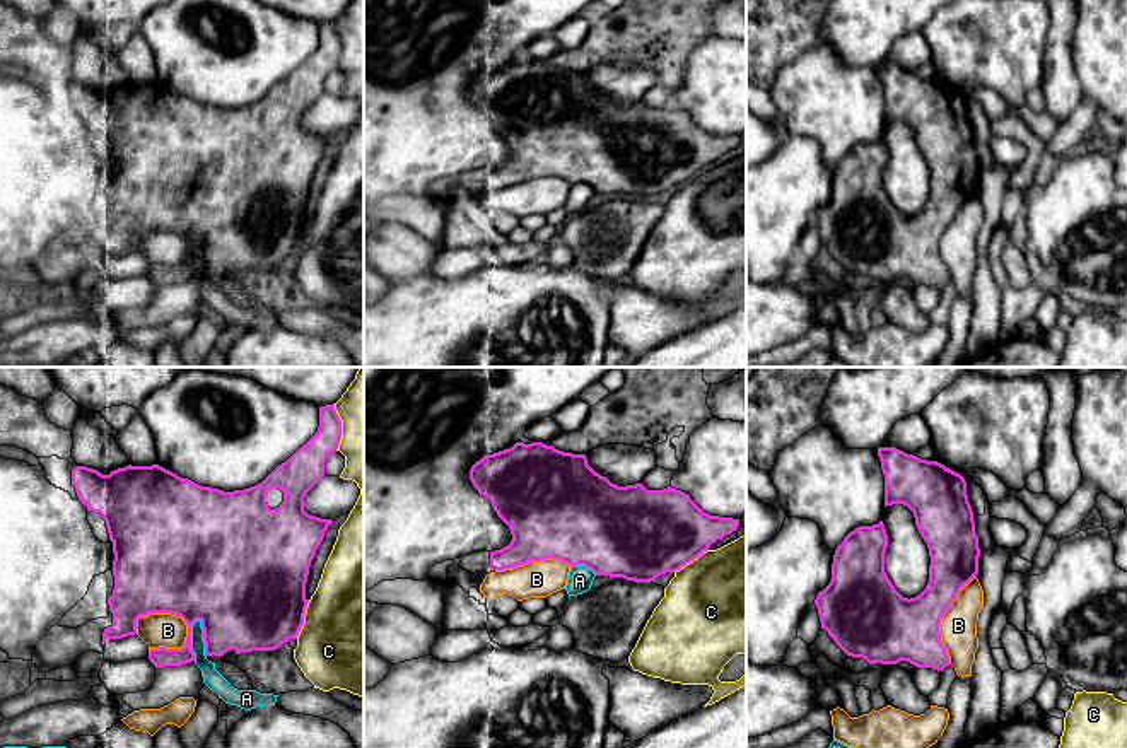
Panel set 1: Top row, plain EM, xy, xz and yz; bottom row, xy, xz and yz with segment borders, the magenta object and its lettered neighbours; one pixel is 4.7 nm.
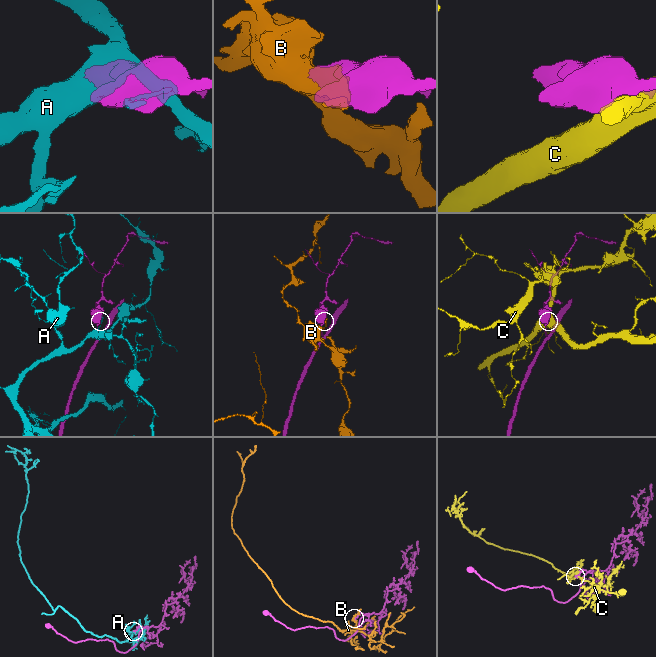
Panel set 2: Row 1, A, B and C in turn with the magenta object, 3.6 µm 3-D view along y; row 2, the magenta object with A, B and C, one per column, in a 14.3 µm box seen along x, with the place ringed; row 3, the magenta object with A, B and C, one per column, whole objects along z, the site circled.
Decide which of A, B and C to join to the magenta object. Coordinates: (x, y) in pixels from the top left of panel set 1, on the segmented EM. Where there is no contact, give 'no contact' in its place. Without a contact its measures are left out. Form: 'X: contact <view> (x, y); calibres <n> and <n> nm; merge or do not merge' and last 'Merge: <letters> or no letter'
A: contact xy (190, 639); calibres 340 and 90 nm; do not merge
B: contact xy (173, 613); calibres 500 and 160 nm; do not merge
C: contact xy (303, 619); calibres 480 and 480 nm; do not merge
Merge: no letter

